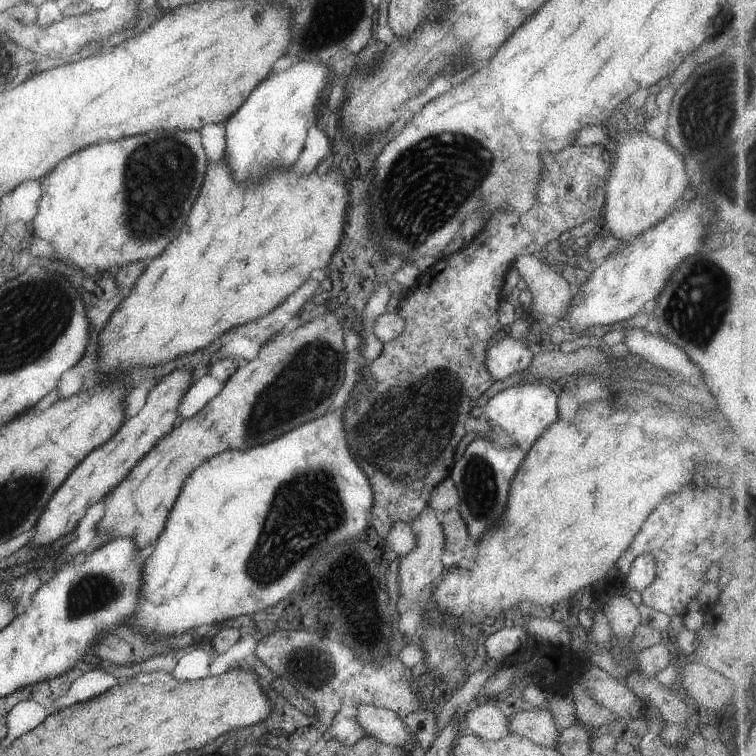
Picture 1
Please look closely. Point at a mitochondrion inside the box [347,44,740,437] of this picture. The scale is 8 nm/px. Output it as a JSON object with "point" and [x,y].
{"point":[433,178]}

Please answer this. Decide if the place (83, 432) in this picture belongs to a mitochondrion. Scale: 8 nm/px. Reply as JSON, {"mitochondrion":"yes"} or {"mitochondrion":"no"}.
{"mitochondrion":"no"}

